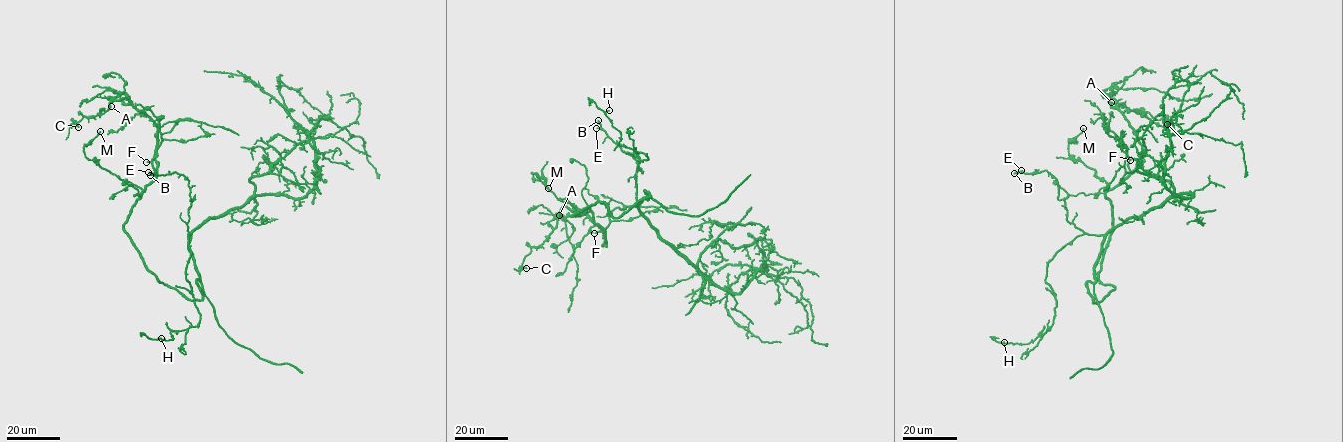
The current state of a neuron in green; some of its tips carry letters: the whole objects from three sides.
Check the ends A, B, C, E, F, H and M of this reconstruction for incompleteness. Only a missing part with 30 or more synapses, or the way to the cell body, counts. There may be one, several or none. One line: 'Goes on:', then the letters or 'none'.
Goes on: B, E, F

